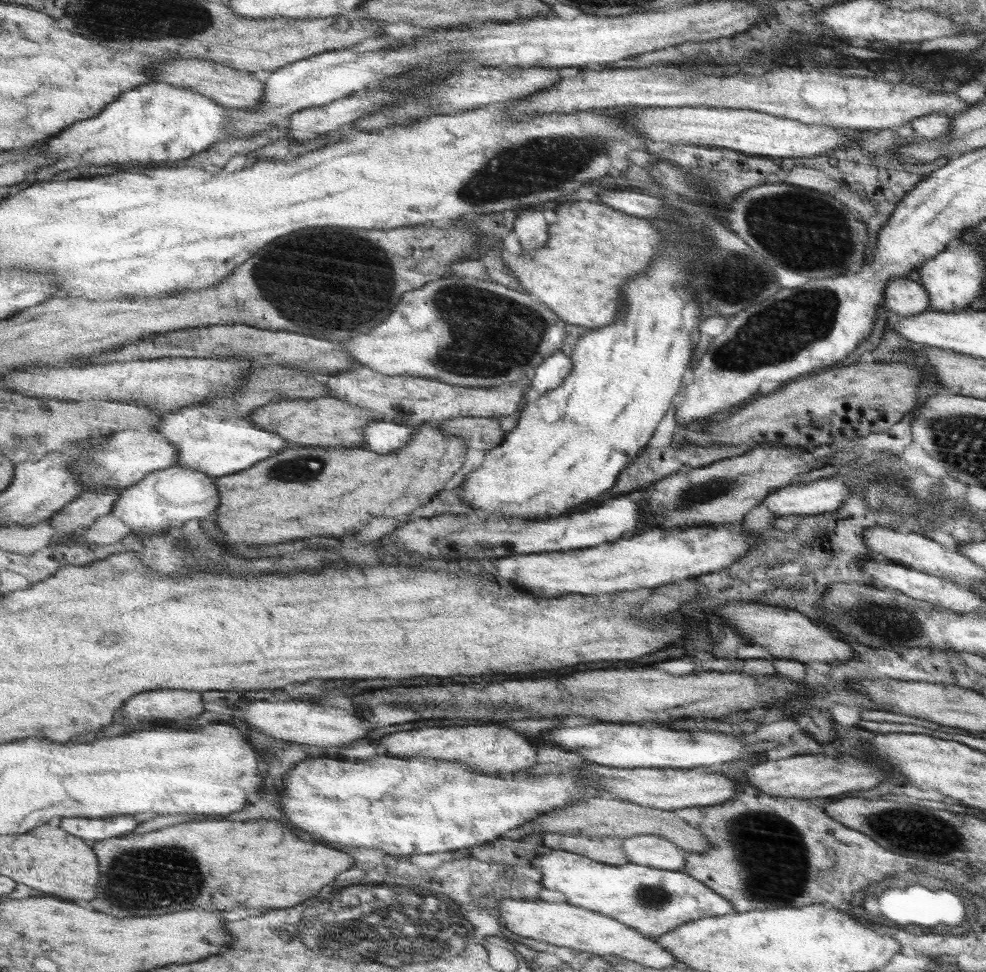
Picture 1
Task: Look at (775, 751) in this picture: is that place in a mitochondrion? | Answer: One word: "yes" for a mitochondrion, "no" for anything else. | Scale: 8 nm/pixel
no

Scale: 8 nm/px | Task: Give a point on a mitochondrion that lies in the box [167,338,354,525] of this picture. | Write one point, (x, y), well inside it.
(303, 468)

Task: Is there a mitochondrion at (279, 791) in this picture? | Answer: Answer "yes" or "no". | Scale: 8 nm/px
no

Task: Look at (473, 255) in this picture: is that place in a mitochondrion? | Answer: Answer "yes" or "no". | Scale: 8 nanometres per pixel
no

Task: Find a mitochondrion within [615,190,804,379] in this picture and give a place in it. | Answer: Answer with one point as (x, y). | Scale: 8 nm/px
(727, 278)

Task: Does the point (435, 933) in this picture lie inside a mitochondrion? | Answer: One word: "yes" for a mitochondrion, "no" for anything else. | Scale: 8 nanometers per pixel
yes

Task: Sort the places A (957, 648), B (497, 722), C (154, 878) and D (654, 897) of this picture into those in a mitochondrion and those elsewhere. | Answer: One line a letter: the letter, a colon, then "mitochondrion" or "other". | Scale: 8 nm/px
A: other
B: other
C: mitochondrion
D: mitochondrion

